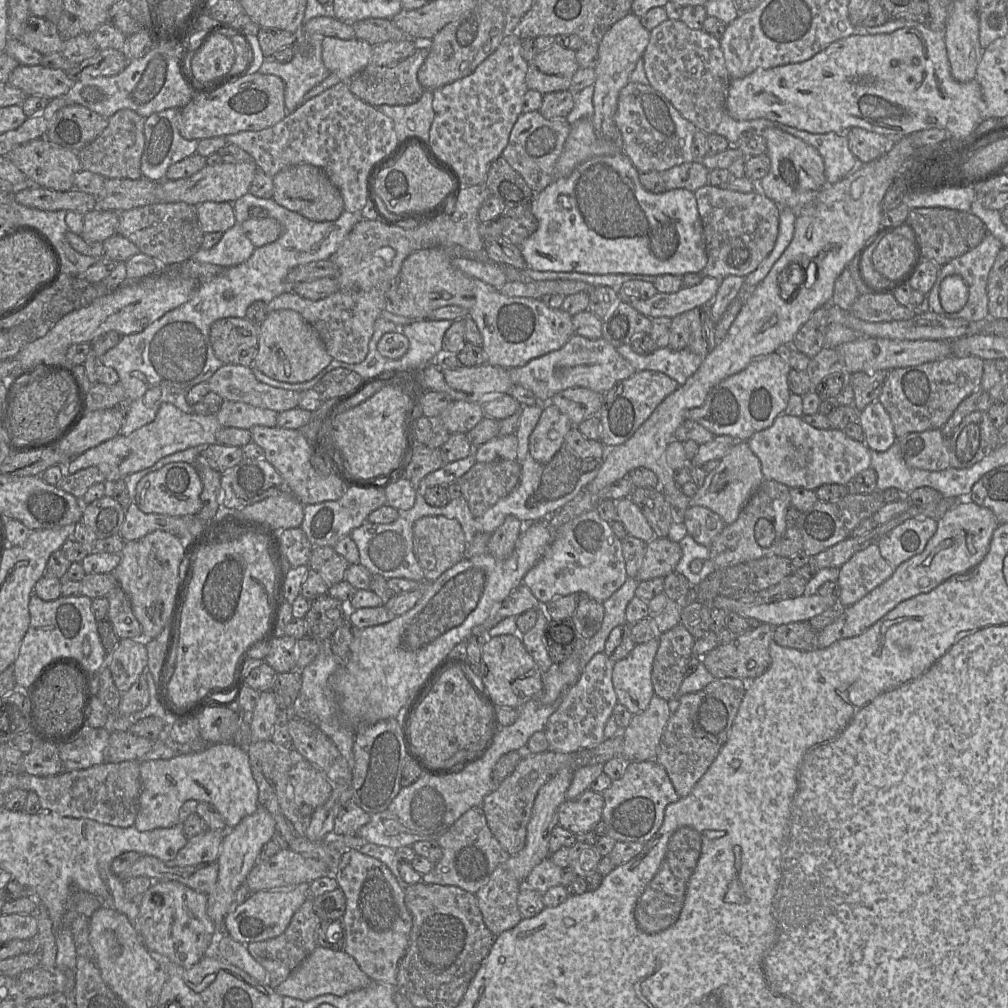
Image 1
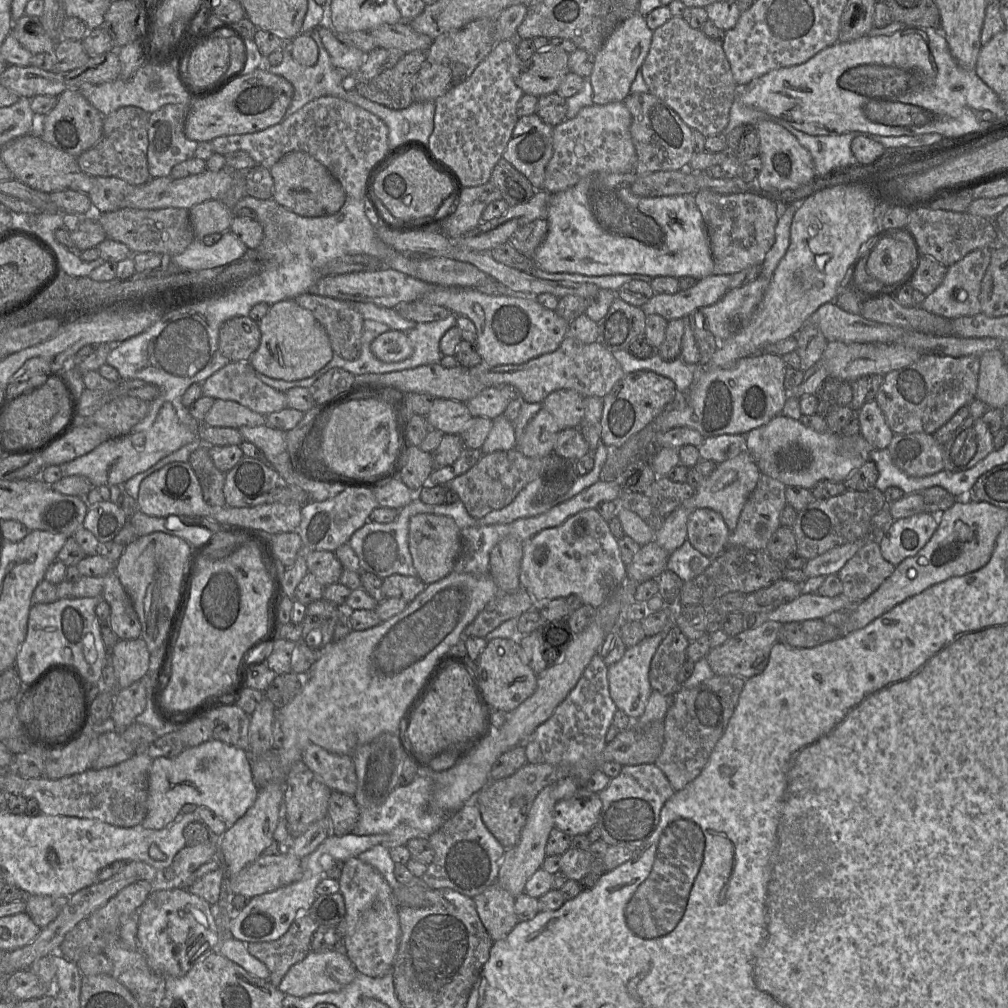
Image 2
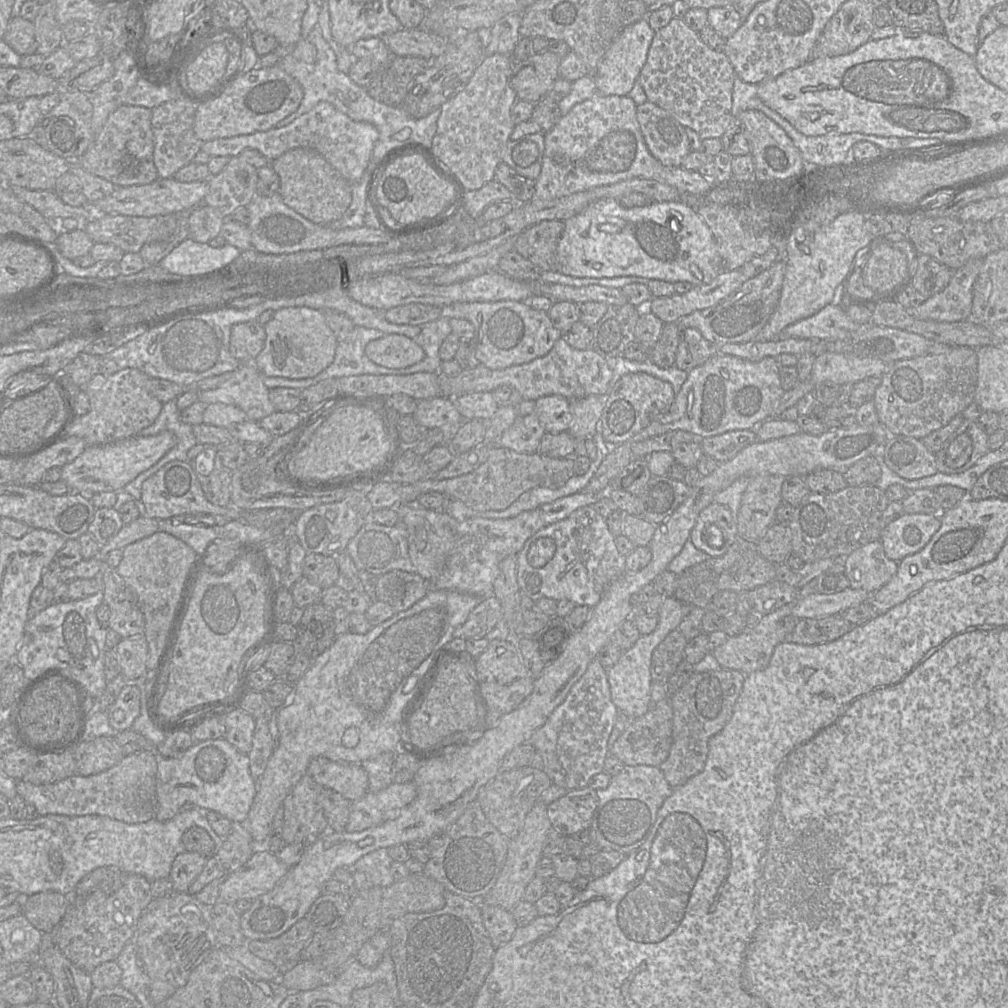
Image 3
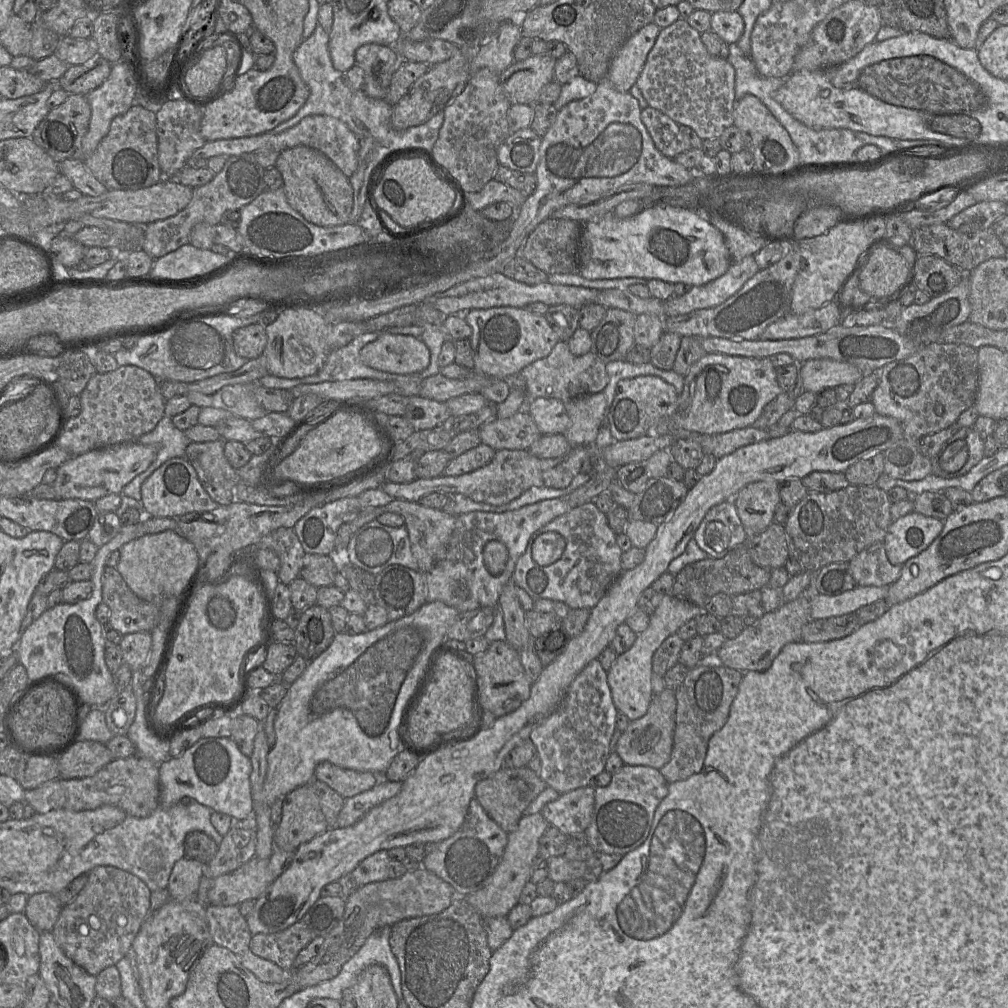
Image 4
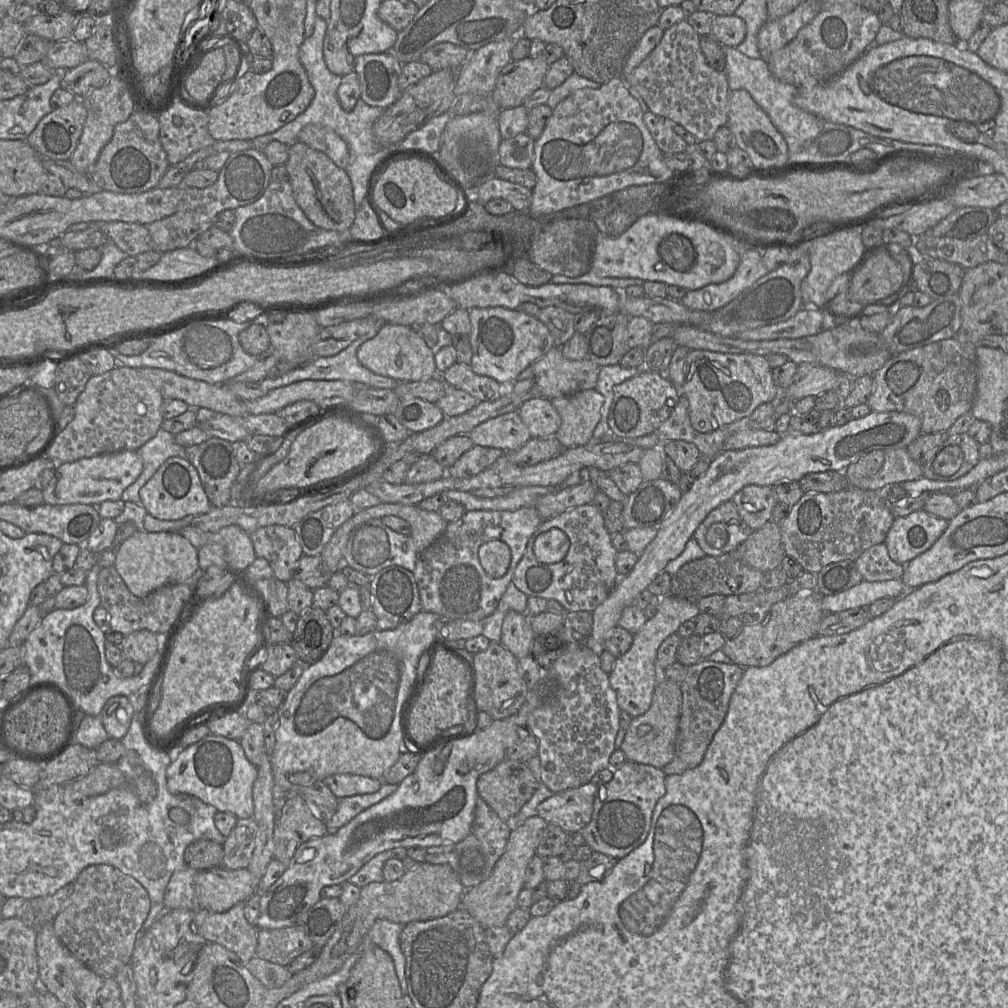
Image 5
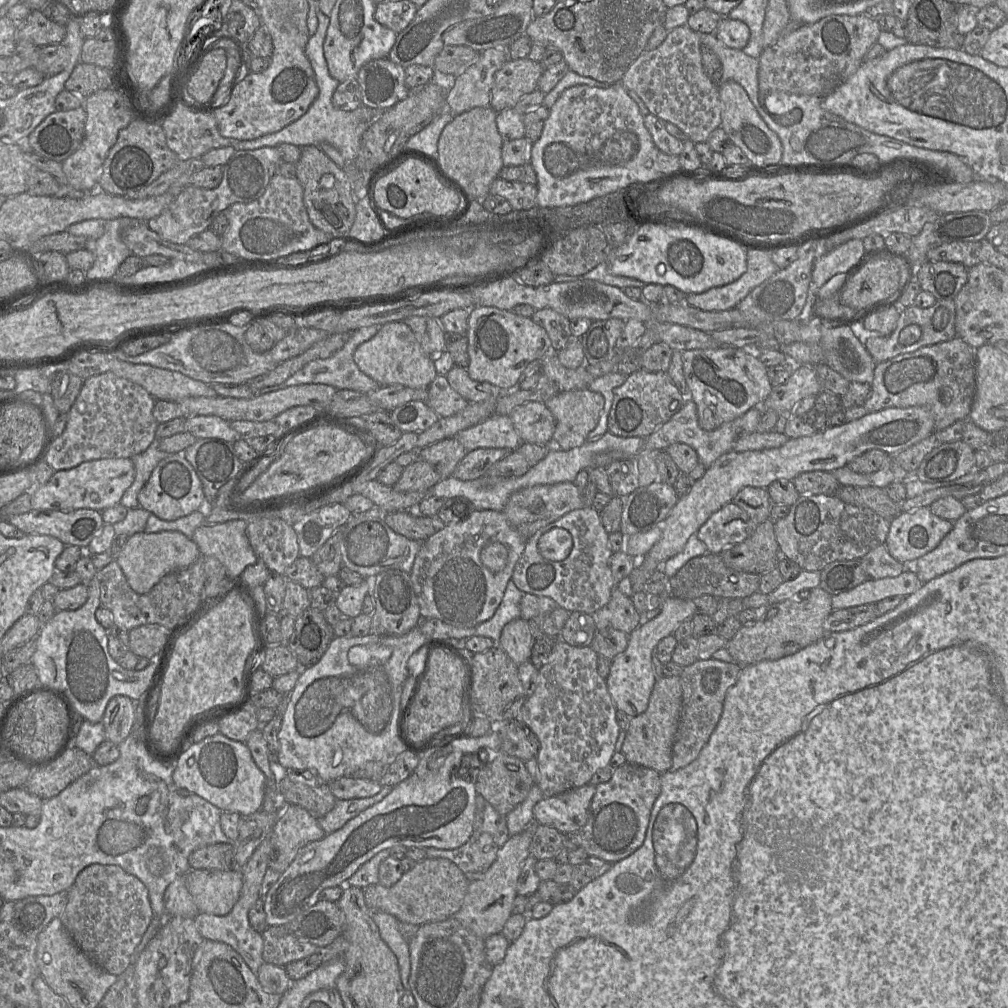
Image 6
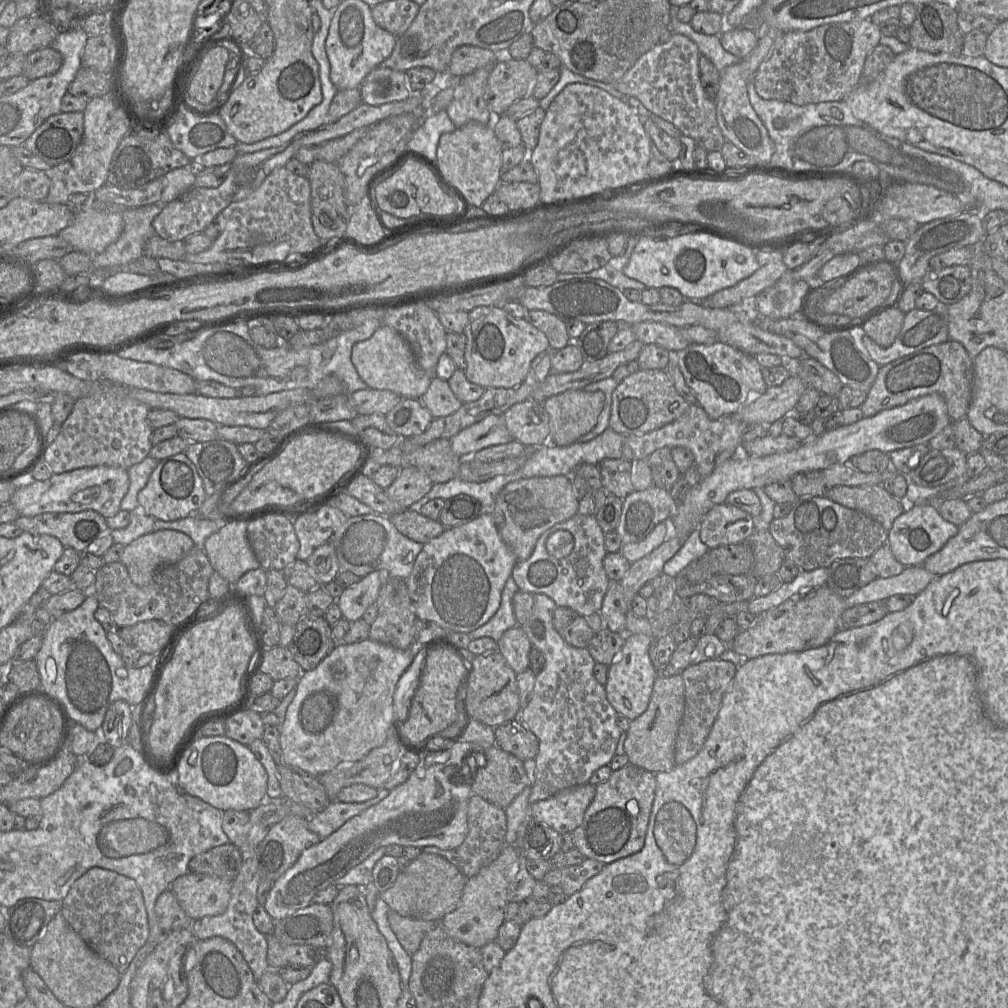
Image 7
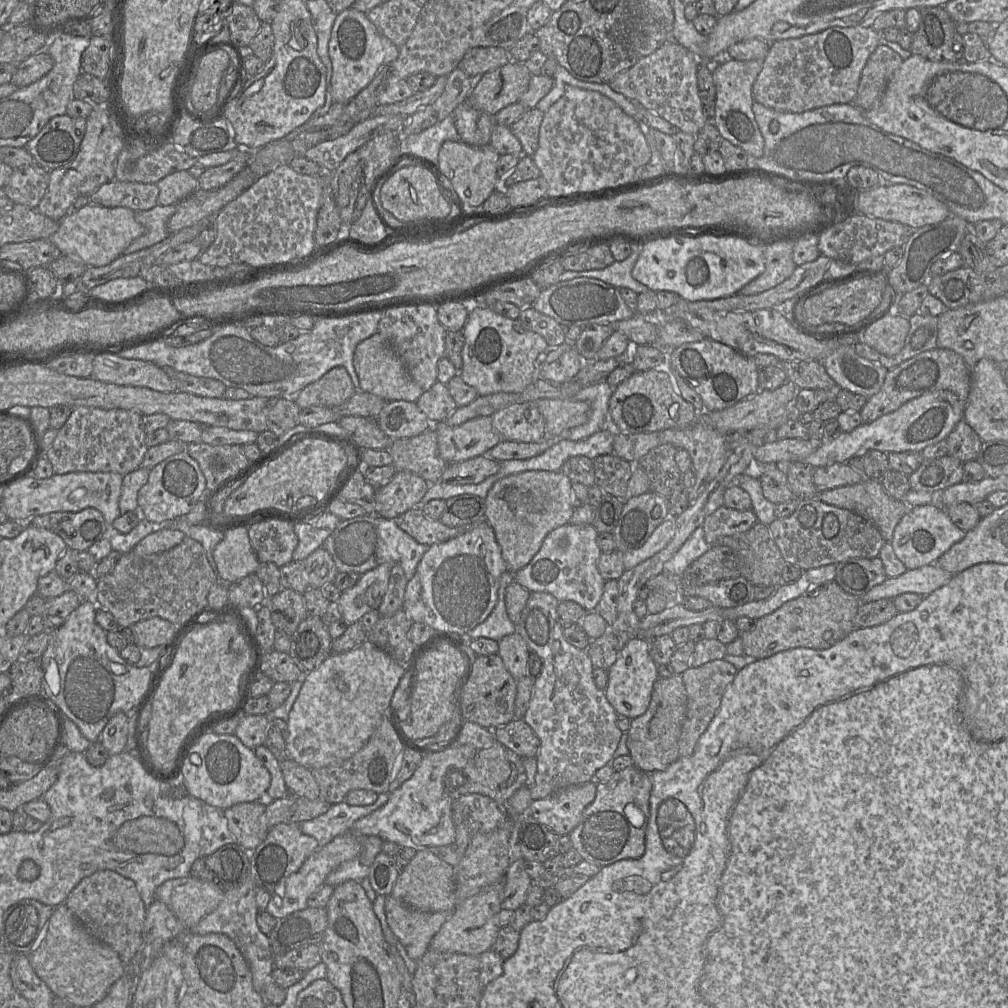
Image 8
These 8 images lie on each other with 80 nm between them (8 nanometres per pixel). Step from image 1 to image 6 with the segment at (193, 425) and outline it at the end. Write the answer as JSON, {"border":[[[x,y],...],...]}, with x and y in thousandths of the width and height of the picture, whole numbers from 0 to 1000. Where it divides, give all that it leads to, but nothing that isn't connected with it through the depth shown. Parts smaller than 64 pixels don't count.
{"border":[[[101,454],[89,456],[75,463],[55,467],[50,476],[31,486],[33,506],[71,507],[89,504],[102,507],[119,499],[123,488],[134,475],[134,463],[130,454]]]}

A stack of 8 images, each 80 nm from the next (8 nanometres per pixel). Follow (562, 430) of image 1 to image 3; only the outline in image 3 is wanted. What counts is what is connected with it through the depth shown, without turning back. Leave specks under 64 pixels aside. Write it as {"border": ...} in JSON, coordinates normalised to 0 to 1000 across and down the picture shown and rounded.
{"border":[[[531,411],[514,413],[506,425],[497,432],[493,441],[514,449],[529,450],[534,448],[541,430]]]}

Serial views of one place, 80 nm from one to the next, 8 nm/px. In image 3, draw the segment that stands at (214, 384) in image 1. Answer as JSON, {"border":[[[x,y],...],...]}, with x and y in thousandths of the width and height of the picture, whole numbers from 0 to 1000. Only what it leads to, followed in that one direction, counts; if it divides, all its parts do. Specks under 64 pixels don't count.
{"border":[[[239,360],[230,373],[221,379],[217,384],[211,387],[202,387],[196,389],[196,397],[204,401],[223,400],[230,401],[241,407],[248,417],[258,418],[259,416],[274,409],[274,406],[267,395],[268,386],[263,383],[259,376],[259,369],[253,360]]]}

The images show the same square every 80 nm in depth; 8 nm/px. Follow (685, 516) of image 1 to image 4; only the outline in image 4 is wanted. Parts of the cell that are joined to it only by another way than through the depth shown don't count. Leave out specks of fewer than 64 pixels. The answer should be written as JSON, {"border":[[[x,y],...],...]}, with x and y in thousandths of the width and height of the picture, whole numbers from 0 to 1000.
{"border":[[[718,497],[700,509],[688,535],[704,554],[716,554],[742,533],[728,499]]]}

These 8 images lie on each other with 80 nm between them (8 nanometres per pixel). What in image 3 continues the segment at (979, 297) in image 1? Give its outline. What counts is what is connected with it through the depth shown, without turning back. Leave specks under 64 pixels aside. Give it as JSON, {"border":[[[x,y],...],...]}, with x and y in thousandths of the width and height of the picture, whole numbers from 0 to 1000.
{"border":[[[965,256],[959,259],[953,266],[945,270],[942,280],[937,288],[920,296],[910,305],[901,307],[903,312],[913,317],[925,317],[930,319],[950,319],[961,316],[964,310],[965,282],[974,262],[974,256]]]}

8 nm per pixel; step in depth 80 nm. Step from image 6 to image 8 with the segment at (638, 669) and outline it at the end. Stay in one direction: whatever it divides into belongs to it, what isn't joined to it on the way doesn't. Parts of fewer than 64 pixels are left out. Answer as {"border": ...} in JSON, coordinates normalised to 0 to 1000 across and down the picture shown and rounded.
{"border":[[[638,632],[622,633],[611,656],[603,664],[600,690],[612,708],[629,713],[643,703],[648,681],[653,671],[653,659],[645,651],[645,636]]]}

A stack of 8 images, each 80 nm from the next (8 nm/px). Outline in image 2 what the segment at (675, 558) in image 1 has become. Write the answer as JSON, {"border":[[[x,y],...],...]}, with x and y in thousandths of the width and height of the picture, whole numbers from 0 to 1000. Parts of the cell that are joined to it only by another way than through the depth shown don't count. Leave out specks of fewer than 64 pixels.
{"border":[[[649,536],[636,542],[626,559],[621,561],[622,574],[633,578],[651,574],[662,564],[665,549]]]}

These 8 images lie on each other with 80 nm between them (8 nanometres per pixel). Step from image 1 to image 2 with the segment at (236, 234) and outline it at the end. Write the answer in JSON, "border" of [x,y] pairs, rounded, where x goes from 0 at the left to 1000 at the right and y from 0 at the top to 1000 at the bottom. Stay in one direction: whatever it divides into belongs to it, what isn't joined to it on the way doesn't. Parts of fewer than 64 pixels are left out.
{"border":[[[228,228],[220,232],[211,244],[204,244],[194,237],[180,252],[169,256],[178,266],[201,268],[229,261],[239,256],[246,245]]]}

